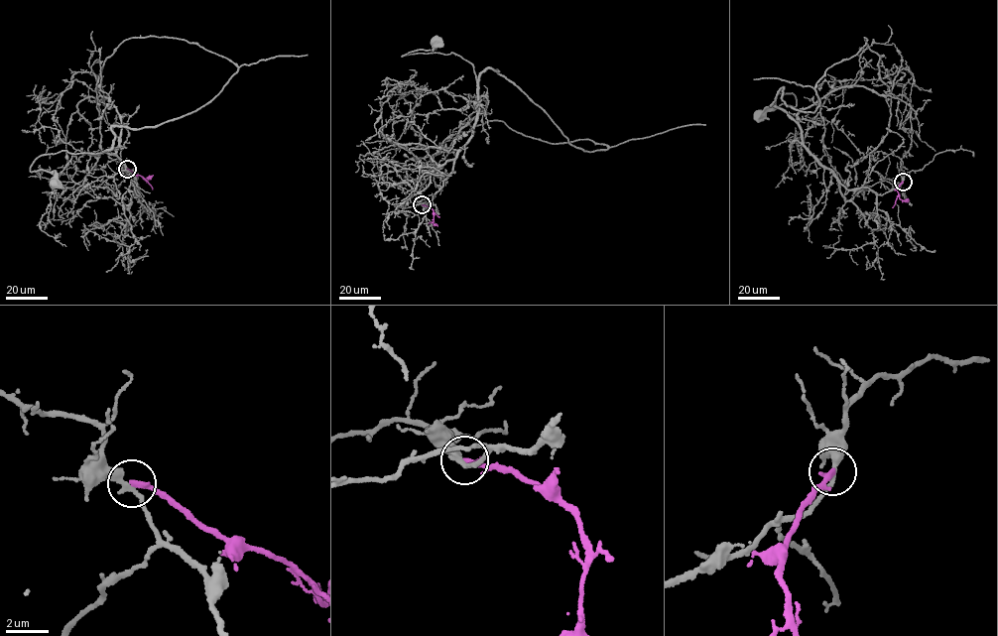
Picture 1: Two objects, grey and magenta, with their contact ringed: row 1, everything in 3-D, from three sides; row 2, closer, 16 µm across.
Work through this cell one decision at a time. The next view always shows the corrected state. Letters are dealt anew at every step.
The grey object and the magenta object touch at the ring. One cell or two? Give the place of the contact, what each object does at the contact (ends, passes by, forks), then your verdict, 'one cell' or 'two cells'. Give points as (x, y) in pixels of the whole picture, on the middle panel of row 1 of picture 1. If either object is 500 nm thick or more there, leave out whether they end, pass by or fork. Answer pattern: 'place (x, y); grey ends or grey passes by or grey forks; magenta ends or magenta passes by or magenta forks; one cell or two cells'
place (422, 204); grey passes by; magenta ends; two cells

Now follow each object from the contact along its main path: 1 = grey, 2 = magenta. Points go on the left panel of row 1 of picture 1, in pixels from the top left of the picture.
1: (127, 169), (139, 193), (134, 178), (114, 155), (62, 150), (42, 154), (30, 170), (53, 173), (55, 184)
2: (127, 169), (146, 180), (153, 175)

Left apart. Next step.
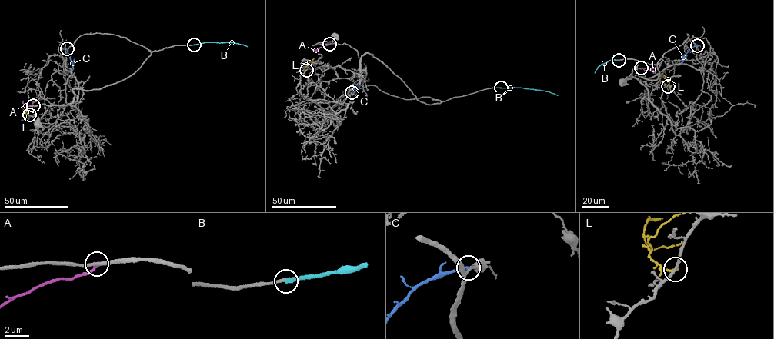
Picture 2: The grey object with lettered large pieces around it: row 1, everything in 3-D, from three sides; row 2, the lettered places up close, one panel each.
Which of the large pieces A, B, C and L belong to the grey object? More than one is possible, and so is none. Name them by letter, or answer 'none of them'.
B

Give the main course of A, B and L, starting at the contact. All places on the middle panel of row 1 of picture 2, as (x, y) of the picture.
A: (329, 44), (315, 50)
B: (501, 88), (538, 89), (558, 95)
L: (306, 70), (303, 65), (311, 62), (314, 58)

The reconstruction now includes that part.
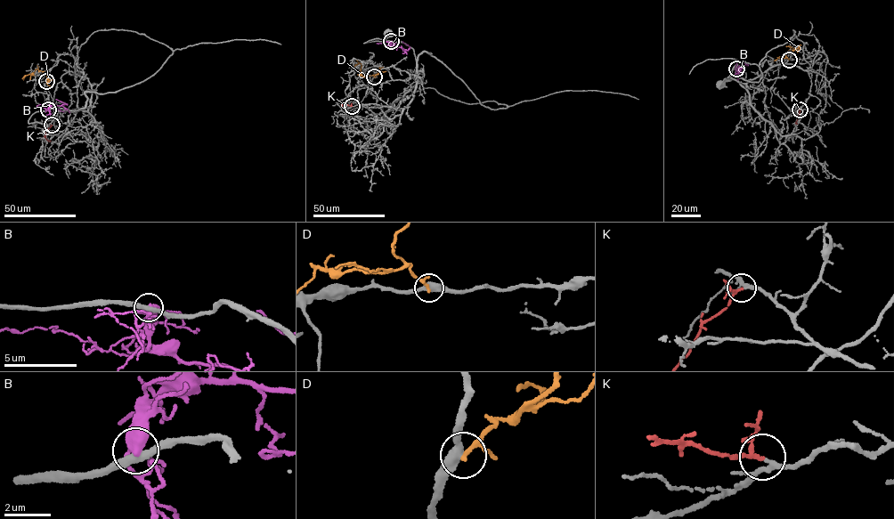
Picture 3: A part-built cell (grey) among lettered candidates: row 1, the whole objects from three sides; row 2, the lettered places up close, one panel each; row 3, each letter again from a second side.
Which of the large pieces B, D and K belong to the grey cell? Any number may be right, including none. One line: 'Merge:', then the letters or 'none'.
Merge: K

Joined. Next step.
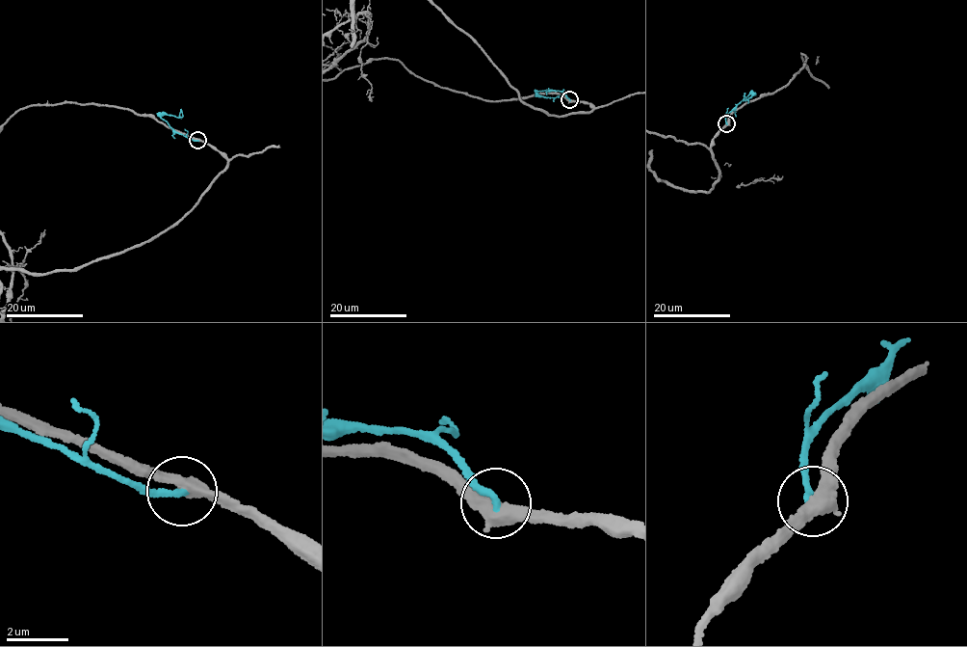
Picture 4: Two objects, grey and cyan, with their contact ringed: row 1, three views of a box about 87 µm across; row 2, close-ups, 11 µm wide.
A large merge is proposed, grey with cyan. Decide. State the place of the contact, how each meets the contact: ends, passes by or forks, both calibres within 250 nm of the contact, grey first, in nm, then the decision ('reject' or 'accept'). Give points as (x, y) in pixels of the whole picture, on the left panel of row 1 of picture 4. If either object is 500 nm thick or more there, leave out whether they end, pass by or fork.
(197, 140) | grey passes by | cyan ends | 440/240 nm | reject

